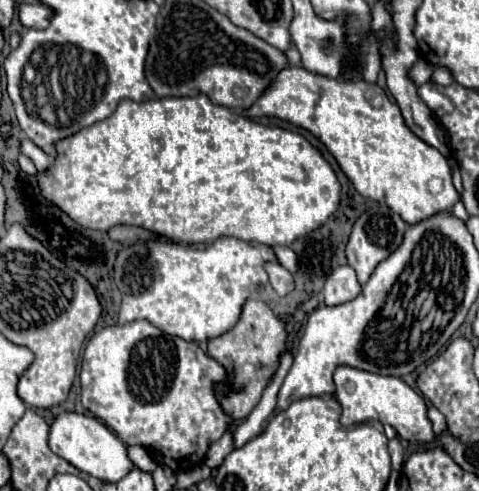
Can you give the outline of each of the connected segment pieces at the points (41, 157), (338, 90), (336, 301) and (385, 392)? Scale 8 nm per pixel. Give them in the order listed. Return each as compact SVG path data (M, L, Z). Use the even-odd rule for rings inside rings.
M29 139L21 141L21 153L25 153L25 155L35 163L35 167L37 167L39 173L47 171L47 169L51 167L51 163L53 163L53 159L51 159L49 155L45 155L45 153L43 153L37 145L33 145Z
M289 67L283 69L273 83L271 89L267 89L247 111L249 117L279 117L285 119L297 127L303 127L311 131L325 147L333 153L343 173L349 177L353 187L367 199L385 203L393 213L397 213L407 225L415 225L417 221L425 221L441 211L451 211L453 205L461 199L457 189L451 183L451 167L447 159L421 141L407 125L401 115L401 109L397 103L389 102L385 91L377 84L365 83L365 81L343 81L333 77L323 77L317 73L311 73L303 67Z
M349 265L333 269L333 273L325 279L325 285L323 285L325 303L329 307L347 303L347 301L355 299L359 293L361 293L361 285L357 281L355 271Z
M339 367L335 371L335 399L343 407L341 423L353 425L369 419L377 419L383 425L391 425L397 435L409 443L437 443L433 425L427 417L425 399L399 377L383 377L353 367Z

